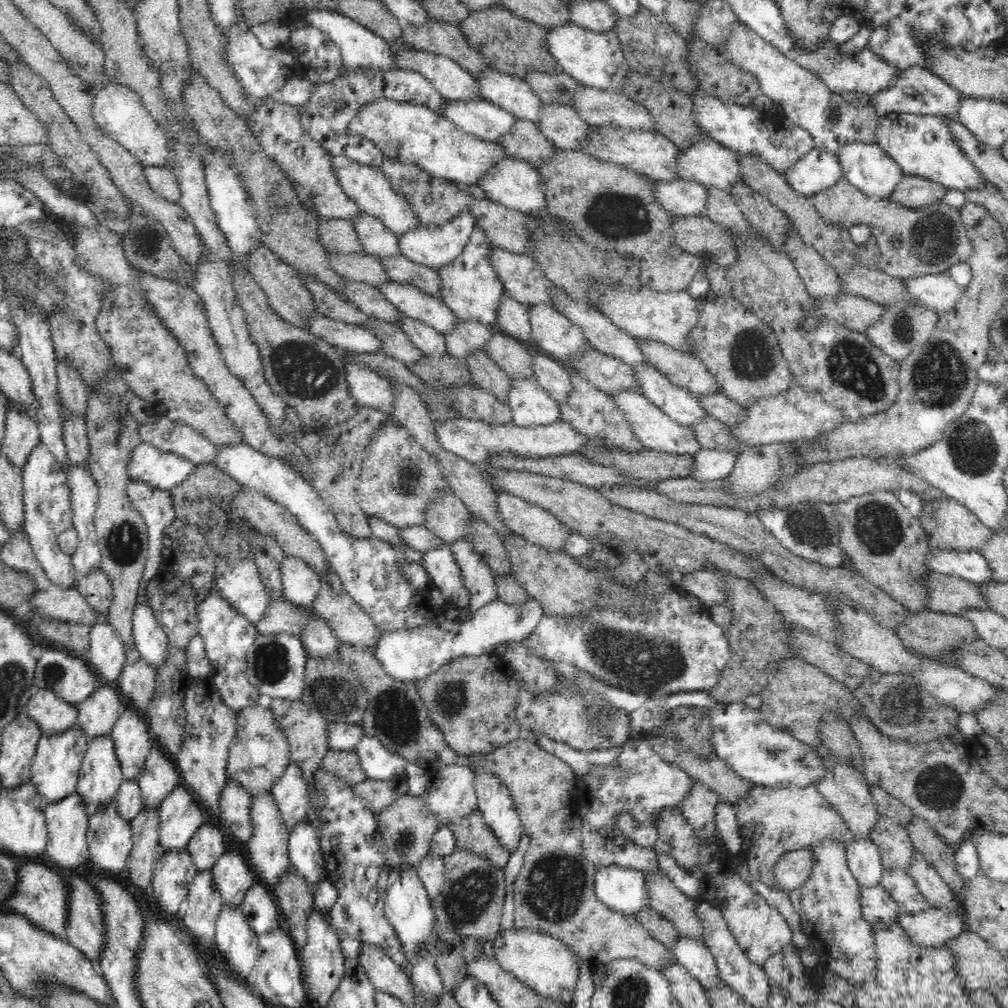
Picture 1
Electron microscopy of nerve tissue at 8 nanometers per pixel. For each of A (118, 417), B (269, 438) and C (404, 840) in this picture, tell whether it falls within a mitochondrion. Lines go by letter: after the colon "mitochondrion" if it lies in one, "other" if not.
A: mitochondrion
B: other
C: mitochondrion

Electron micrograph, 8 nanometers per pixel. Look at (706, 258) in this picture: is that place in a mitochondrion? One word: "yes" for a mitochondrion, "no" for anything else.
no

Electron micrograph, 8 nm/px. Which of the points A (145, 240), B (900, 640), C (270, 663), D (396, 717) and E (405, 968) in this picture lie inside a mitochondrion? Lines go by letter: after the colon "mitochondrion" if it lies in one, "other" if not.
A: mitochondrion
B: other
C: mitochondrion
D: mitochondrion
E: other

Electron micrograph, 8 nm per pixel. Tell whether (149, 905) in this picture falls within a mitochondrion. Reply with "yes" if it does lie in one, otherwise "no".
no

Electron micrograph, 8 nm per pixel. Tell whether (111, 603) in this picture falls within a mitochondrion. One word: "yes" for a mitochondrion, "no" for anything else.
no

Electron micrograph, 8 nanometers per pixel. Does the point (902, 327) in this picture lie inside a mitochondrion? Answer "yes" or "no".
yes

